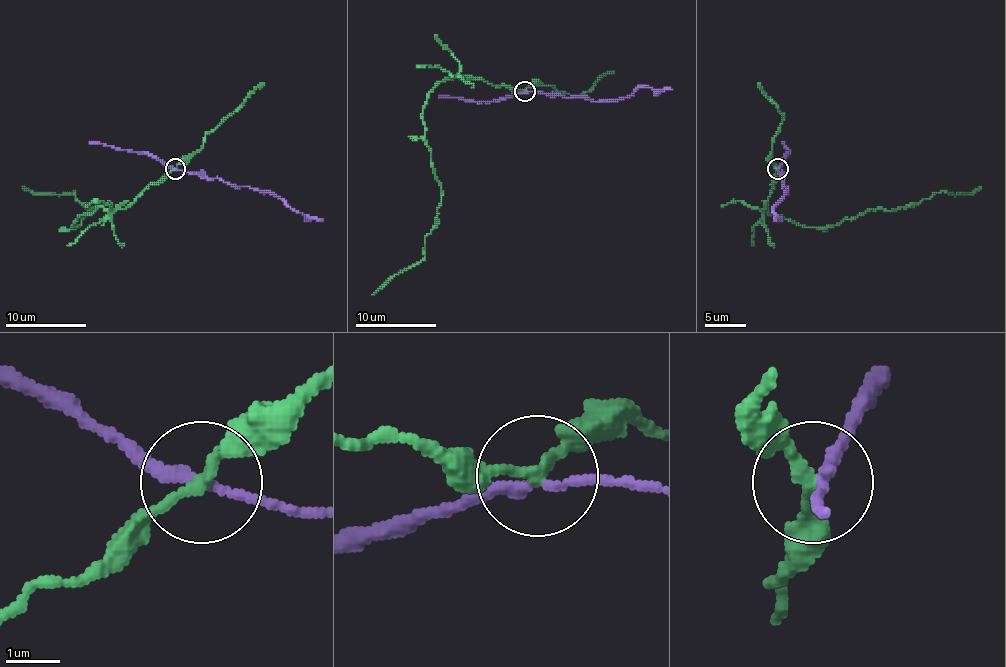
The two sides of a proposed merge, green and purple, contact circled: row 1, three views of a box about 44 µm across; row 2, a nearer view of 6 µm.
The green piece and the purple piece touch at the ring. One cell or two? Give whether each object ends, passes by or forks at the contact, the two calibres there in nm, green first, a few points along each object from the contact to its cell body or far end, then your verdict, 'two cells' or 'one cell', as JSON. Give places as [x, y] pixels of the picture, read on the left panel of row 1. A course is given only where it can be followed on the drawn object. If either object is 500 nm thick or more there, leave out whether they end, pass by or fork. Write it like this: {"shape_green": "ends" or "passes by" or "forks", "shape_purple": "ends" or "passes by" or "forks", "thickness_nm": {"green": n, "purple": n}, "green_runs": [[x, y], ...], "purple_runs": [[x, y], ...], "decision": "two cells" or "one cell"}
{"shape_green": "passes by", "shape_purple": "passes by", "thickness_nm": {"green": 200, "purple": 180}, "green_runs": [[175, 168], [124, 209], [97, 207], [75, 227], [91, 209], [75, 190], [41, 194], [22, 186]], "purple_runs": [[175, 168], [264, 190], [323, 221]], "decision": "two cells"}

